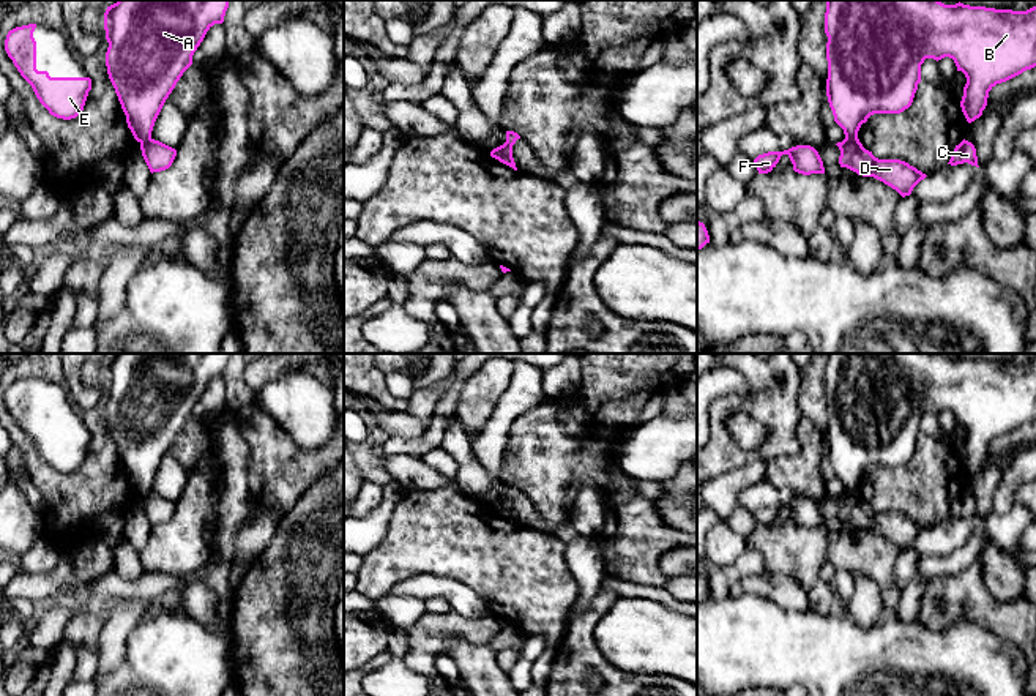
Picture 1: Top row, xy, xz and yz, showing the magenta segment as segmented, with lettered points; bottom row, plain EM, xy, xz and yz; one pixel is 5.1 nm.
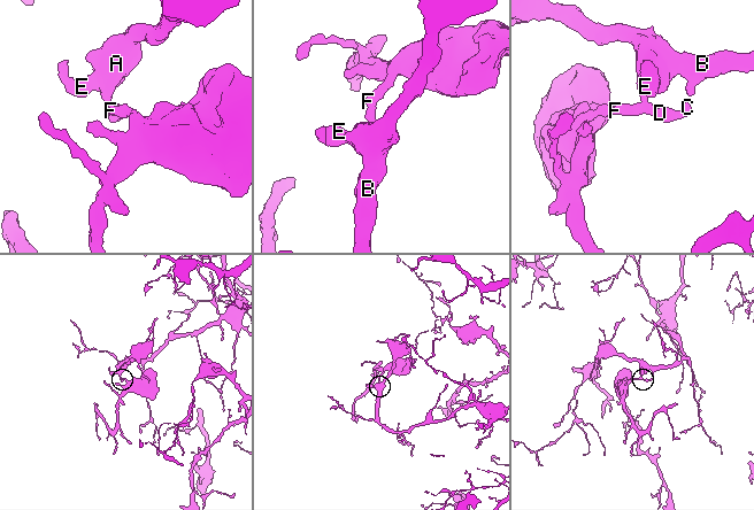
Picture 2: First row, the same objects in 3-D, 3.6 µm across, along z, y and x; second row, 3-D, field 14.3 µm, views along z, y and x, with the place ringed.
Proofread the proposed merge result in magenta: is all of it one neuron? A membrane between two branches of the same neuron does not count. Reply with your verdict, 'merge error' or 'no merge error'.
merge error

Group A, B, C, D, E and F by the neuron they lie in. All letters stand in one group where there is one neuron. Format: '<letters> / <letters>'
A B E / C D F

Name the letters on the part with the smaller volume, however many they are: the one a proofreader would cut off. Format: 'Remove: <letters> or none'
Remove: C, D, F

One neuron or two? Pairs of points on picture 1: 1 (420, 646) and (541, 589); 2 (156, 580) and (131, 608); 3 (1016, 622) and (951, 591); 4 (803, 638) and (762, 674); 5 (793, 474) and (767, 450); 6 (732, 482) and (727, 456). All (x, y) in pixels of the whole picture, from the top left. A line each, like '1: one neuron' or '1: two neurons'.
1: two neurons
2: two neurons
3: one neuron
4: one neuron
5: two neurons
6: two neurons

